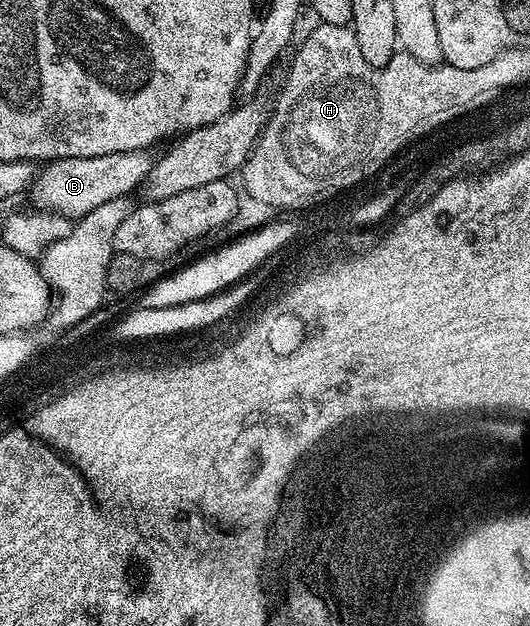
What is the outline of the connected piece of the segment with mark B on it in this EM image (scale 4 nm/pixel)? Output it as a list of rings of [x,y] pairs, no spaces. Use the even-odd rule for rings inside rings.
[[[149,150],[117,151],[100,157],[87,159],[56,159],[45,164],[37,172],[30,184],[28,197],[39,211],[49,211],[65,215],[67,220],[77,221],[92,213],[92,209],[104,205],[104,201],[129,196],[129,191],[137,192],[141,183],[152,169],[155,156]]]

